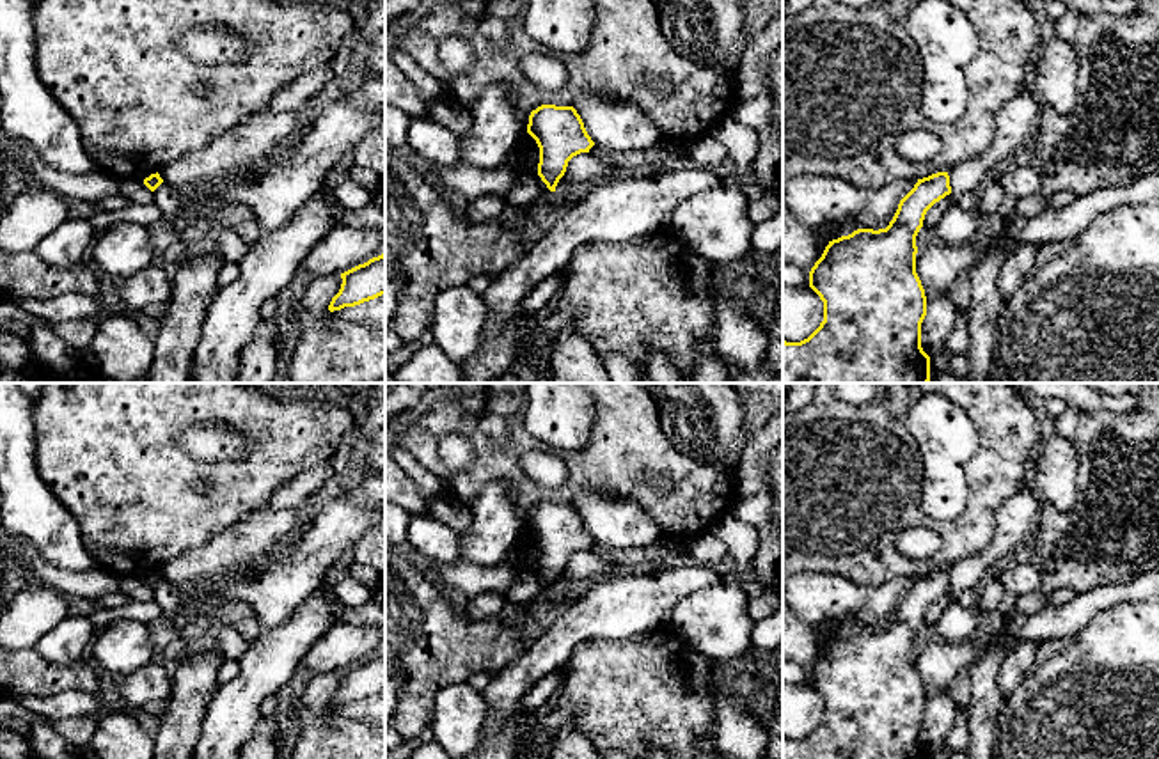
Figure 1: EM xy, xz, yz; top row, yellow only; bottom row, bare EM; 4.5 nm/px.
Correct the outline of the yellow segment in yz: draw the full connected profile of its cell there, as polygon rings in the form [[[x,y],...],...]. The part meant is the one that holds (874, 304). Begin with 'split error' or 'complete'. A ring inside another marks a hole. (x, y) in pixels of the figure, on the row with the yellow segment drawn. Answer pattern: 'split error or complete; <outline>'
complete; [[[948,172],[918,179],[900,200],[886,229],[857,229],[829,241],[809,271],[809,287],[824,301],[824,321],[800,342],[783,340],[783,383],[928,383],[930,356],[921,348],[921,323],[926,316],[926,296],[916,273],[916,236],[926,211],[951,193]]]

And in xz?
complete; [[[538,106],[529,115],[527,133],[540,147],[538,176],[550,192],[556,192],[568,161],[595,145],[573,106]]]

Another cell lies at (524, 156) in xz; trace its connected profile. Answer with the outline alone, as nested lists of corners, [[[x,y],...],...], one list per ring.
[[[524,135],[506,160],[515,174],[538,172],[538,163],[540,147],[531,135]]]

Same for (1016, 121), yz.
[[[1029,89],[1005,103],[996,113],[996,131],[990,145],[978,156],[948,170],[951,193],[962,197],[967,192],[980,192],[1010,165],[1015,153],[1029,145],[1040,124],[1042,110],[1044,103]]]

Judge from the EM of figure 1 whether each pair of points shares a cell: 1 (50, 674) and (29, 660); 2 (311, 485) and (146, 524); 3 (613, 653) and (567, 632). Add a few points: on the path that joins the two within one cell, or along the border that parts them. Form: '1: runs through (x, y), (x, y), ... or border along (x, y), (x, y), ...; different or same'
1: runs through (45, 674), (34, 665); same
2: border along (307, 470), (283, 483), (260, 509); different
3: border along (627, 639), (583, 639), (561, 667); different

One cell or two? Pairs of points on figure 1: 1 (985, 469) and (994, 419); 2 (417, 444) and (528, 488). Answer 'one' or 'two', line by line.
1: one
2: one

